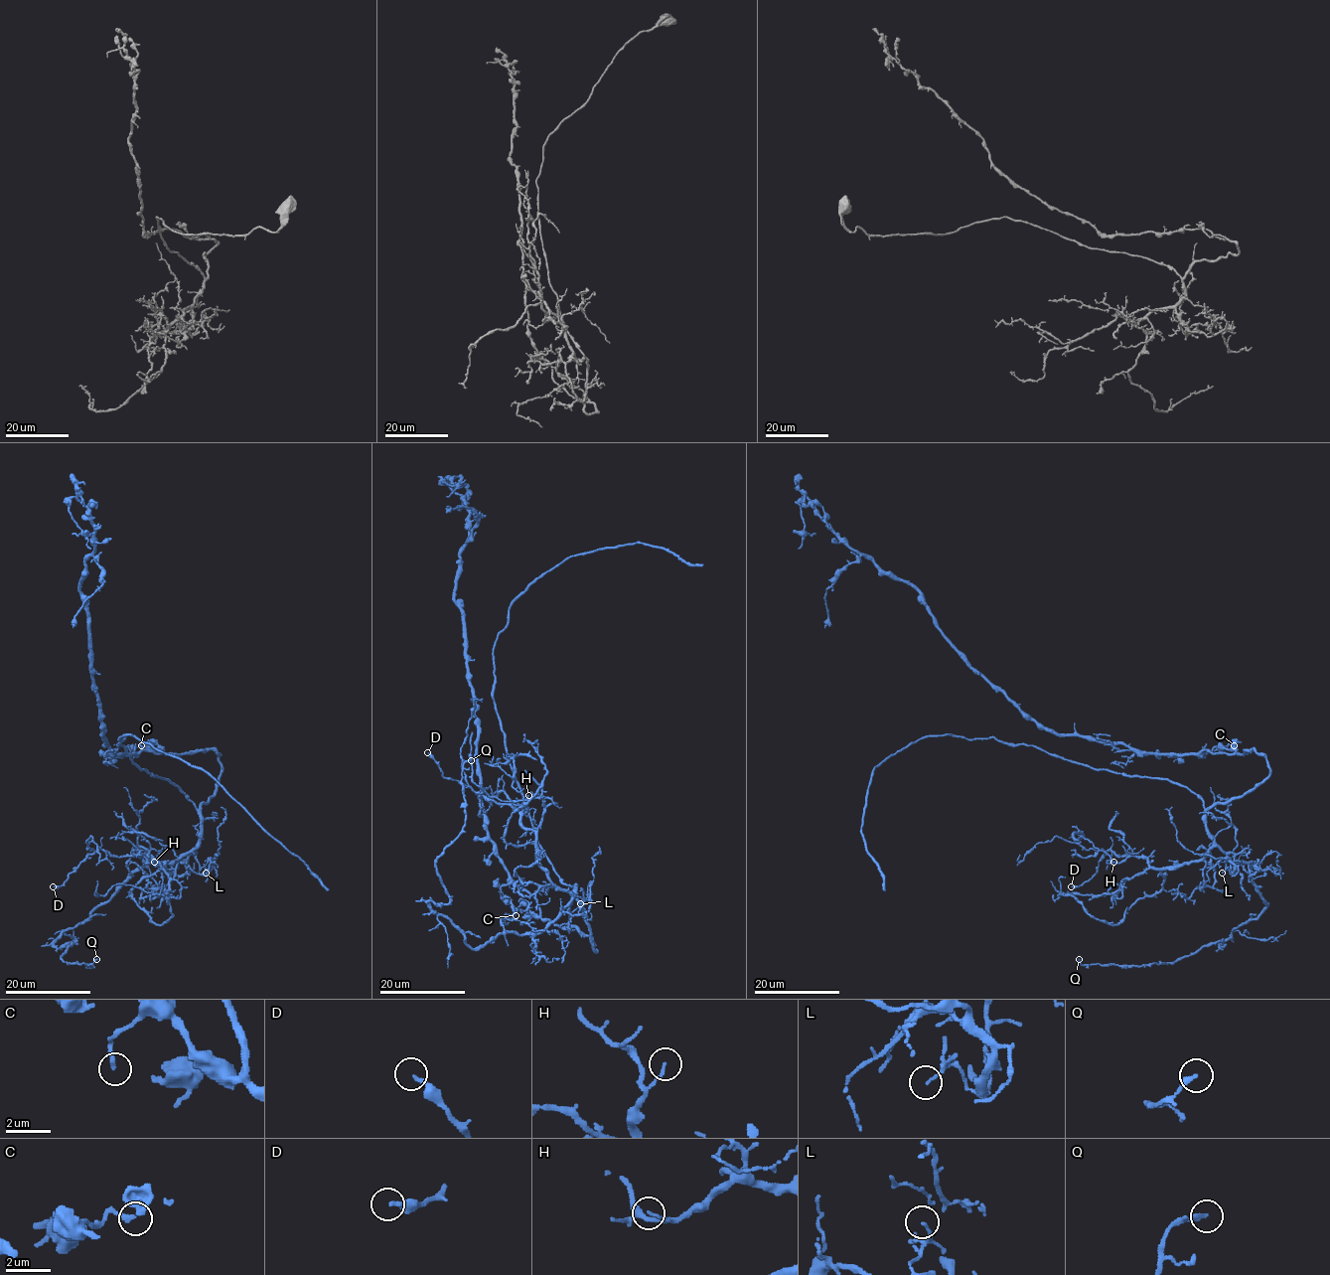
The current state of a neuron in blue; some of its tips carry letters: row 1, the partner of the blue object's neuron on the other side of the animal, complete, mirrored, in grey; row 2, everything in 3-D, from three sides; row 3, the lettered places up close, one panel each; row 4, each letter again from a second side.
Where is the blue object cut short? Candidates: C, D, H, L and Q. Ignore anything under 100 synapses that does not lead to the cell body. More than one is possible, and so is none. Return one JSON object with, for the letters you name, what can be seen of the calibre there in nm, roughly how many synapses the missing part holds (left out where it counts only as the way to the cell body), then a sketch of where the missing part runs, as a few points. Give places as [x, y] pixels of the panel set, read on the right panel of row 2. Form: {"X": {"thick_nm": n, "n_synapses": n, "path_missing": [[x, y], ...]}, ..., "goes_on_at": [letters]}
{"goes_on_at": []}

